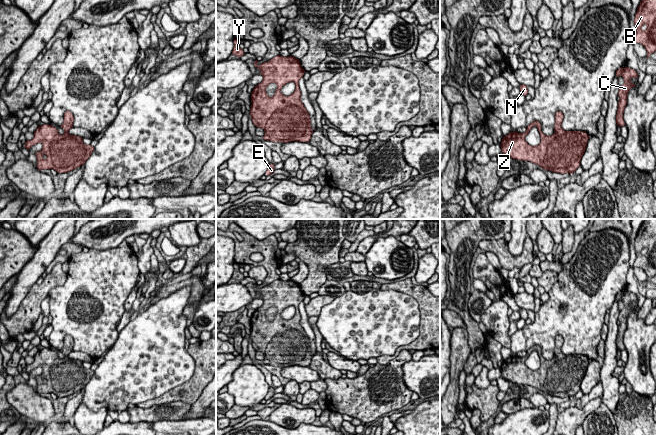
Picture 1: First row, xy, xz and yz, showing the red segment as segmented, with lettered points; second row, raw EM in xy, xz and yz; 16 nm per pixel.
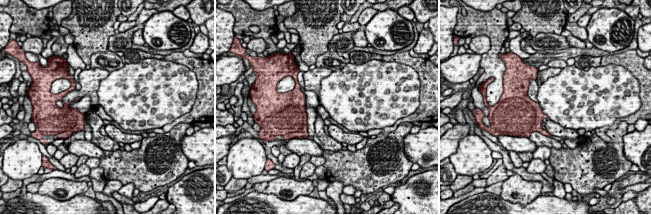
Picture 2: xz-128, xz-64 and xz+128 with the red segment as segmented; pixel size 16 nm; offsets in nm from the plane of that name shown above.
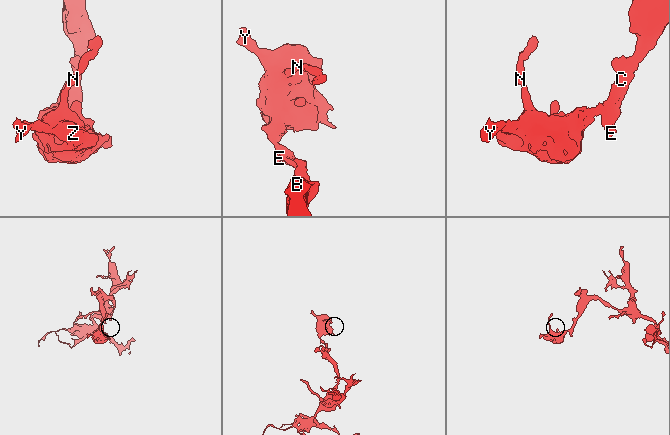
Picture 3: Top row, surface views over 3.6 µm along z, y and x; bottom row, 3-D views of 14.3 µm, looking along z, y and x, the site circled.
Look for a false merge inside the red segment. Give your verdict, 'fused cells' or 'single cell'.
single cell

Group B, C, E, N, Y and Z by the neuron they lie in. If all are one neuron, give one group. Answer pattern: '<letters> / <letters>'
B C E N Y Z

